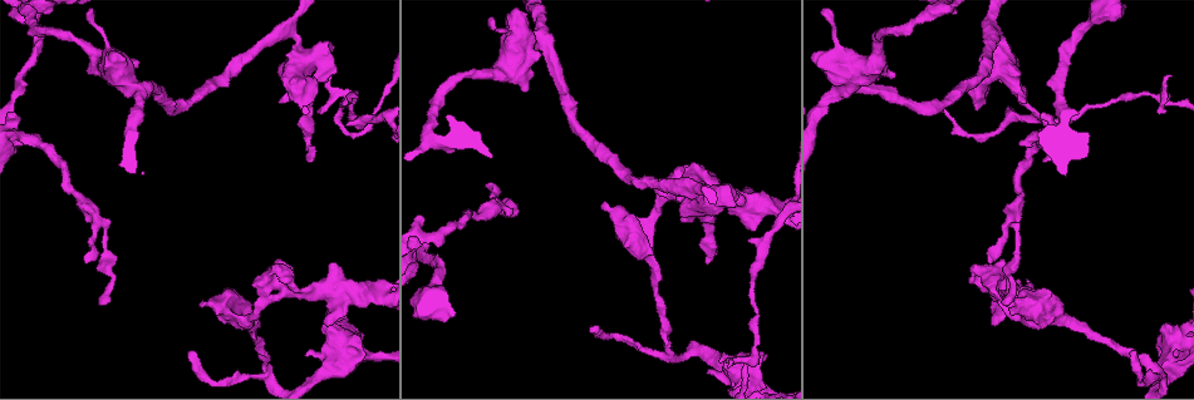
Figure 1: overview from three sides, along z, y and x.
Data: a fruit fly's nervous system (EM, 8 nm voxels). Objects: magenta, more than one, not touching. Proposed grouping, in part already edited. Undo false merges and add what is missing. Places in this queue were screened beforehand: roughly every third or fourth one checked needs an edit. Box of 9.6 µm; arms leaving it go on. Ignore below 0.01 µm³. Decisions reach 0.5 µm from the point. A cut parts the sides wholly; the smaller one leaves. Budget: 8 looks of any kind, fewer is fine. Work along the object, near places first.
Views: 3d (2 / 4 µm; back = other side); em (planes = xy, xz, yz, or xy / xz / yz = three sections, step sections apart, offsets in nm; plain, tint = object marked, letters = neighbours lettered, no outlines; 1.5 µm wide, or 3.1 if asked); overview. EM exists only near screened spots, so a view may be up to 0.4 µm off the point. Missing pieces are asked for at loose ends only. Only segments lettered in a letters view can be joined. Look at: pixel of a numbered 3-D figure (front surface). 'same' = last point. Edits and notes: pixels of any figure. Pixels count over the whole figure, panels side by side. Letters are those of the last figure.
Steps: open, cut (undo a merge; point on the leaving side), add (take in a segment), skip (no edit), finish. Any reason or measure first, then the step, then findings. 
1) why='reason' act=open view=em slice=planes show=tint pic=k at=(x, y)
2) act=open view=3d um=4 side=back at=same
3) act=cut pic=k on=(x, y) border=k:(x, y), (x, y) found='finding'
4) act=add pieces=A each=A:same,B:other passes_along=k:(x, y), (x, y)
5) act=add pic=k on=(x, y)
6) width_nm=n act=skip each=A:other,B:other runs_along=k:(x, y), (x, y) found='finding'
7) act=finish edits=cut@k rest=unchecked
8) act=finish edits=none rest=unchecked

why='free end' act=open view=em slice=xy step=4 show=letters pic=1 at=(101, 303)

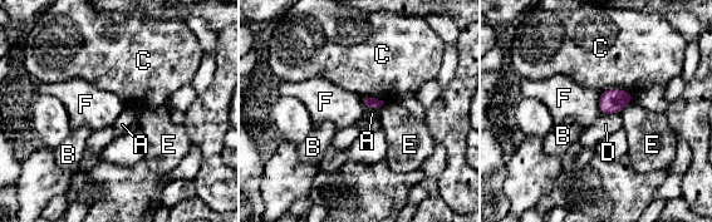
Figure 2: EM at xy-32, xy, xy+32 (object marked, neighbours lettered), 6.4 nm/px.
act=skip each=A:other,B:other,C:other,D:other,E:other,F:other border=2:(619, 112), (602, 116) found='none of them fits'

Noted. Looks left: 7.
why='a narrow waist' act=open view=em slice=xy step=4 show=tint pic=1 at=(702, 199)

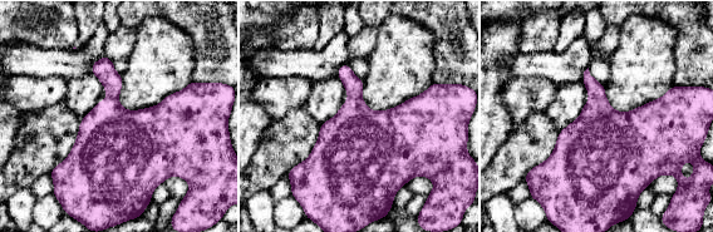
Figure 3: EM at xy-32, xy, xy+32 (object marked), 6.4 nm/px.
why='cut it another way' act=open view=em slice=planes show=letters at=same

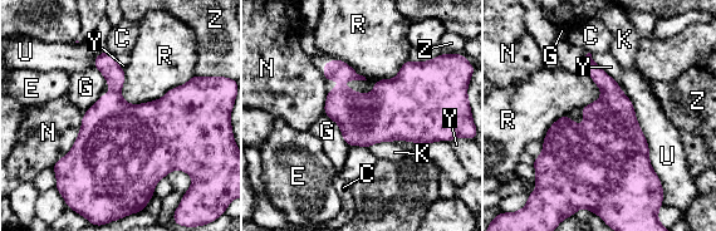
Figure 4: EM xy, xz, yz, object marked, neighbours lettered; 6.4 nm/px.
width_nm=360 act=skip each=C:other,E:other,G:other,K:other,N:other,R:other,U:other,Y:other,Z:other found='one neuron here'

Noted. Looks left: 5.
why='thin end' act=open view=3d um=4 pic=1 at=(728, 365)

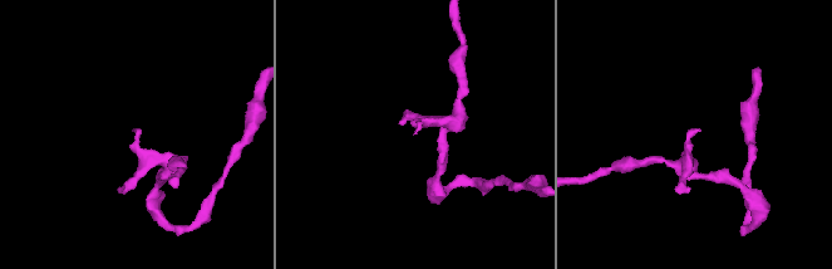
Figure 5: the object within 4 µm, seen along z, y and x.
why='need the tissue' act=open view=em slice=planes show=letters pic=5 at=(135, 129)

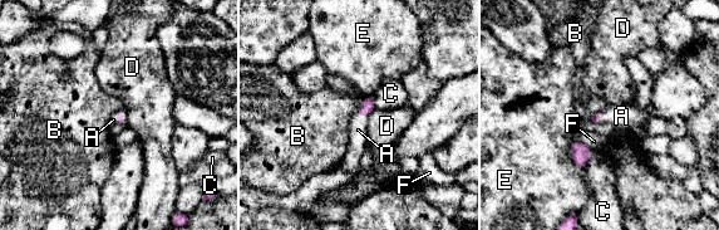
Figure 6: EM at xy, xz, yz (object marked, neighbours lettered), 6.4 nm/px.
act=add pieces=A each=A:same,B:other,C:other,D:other,E:other,F:other passes_along=6:(368, 106), (362, 117), (358, 130) found='the neuron continues'

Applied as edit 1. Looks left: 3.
act=finish edits=add@6 rest=unchecked

